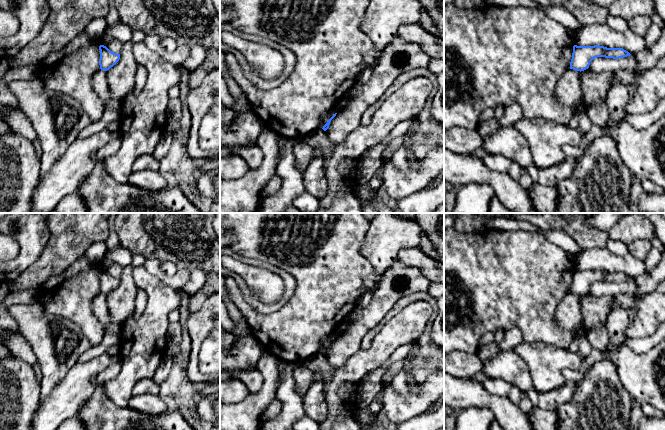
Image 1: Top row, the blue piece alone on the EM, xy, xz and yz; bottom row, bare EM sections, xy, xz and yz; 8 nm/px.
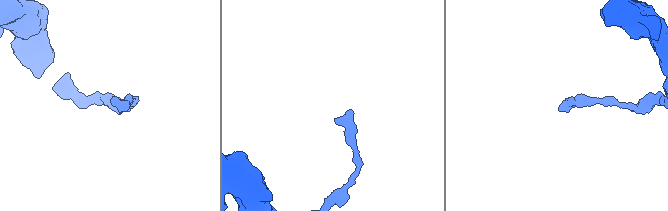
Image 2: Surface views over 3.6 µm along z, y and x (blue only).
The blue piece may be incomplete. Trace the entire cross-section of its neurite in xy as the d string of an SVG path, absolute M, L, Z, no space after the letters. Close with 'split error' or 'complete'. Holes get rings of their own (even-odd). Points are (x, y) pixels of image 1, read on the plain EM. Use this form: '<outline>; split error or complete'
M100 269L99 274L100 274L99 289L100 289L101 294L104 294L104 295L109 294L120 283L120 278L116 278L116 277L110 275L104 269Z; complete

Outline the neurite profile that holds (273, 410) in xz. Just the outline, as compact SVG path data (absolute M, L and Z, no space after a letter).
M277 398L274 399L269 406L265 409L262 414L262 417L265 418L265 421L270 421L276 418L282 411L282 403Z

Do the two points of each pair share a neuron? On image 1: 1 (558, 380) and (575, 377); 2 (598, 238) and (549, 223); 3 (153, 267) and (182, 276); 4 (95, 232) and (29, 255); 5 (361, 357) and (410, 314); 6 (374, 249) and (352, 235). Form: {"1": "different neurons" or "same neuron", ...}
{"1": "different neurons", "2": "same neuron", "3": "same neuron", "4": "different neurons", "5": "same neuron", "6": "different neurons"}

